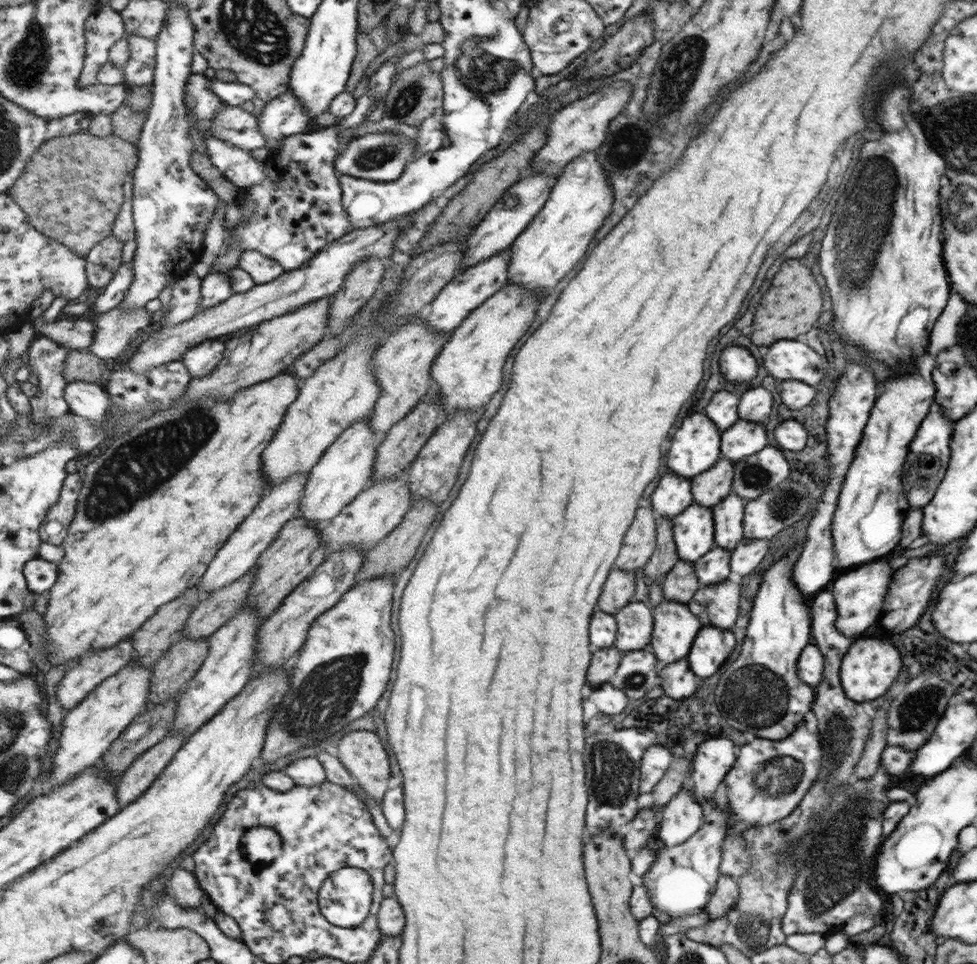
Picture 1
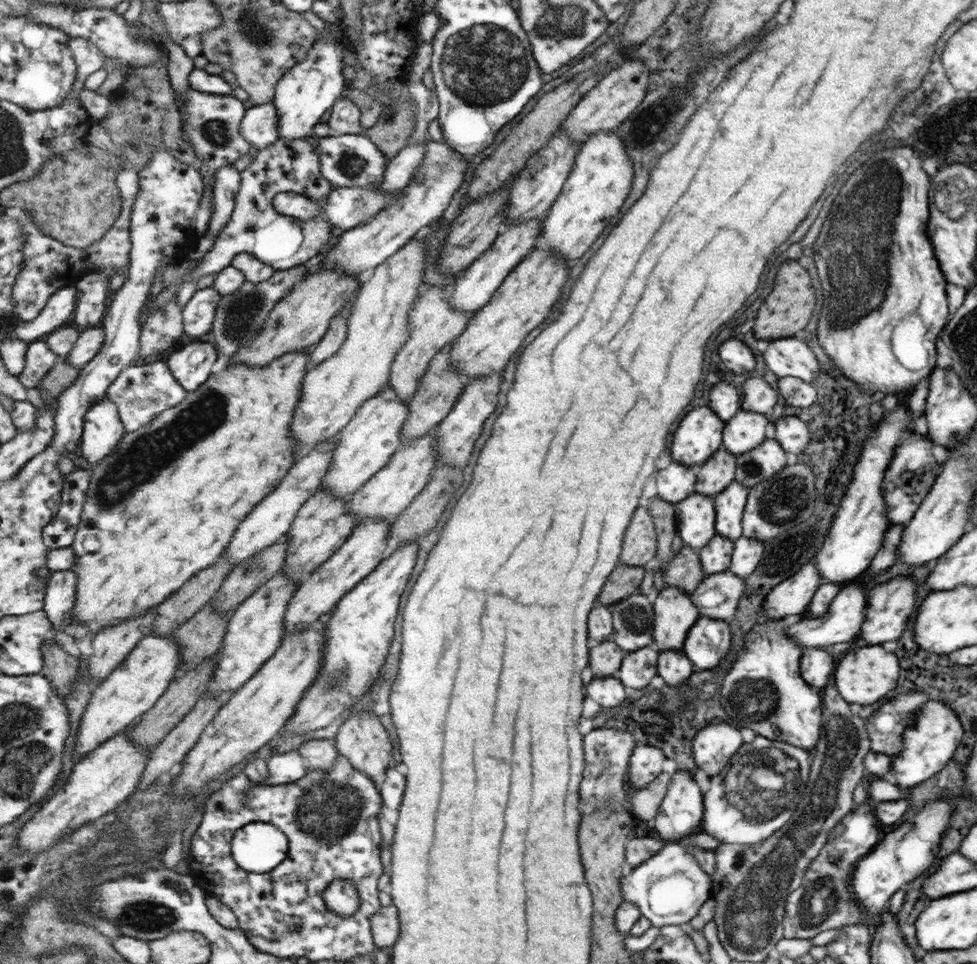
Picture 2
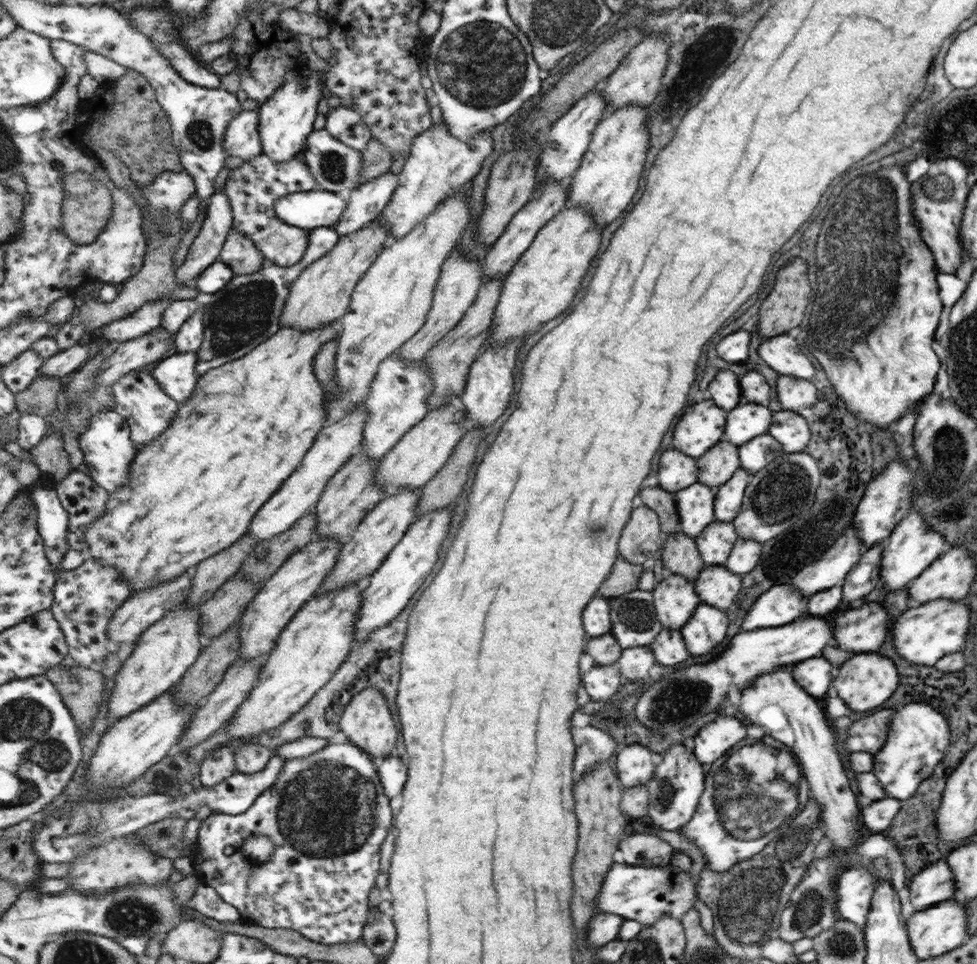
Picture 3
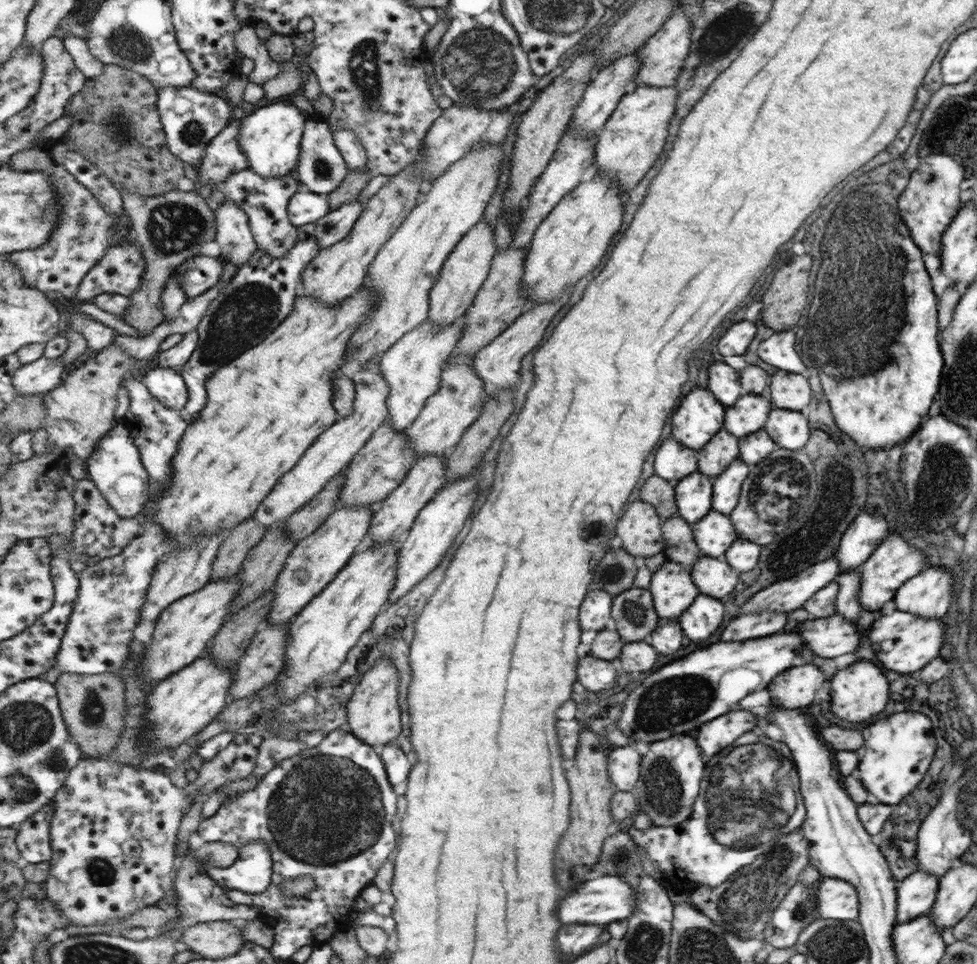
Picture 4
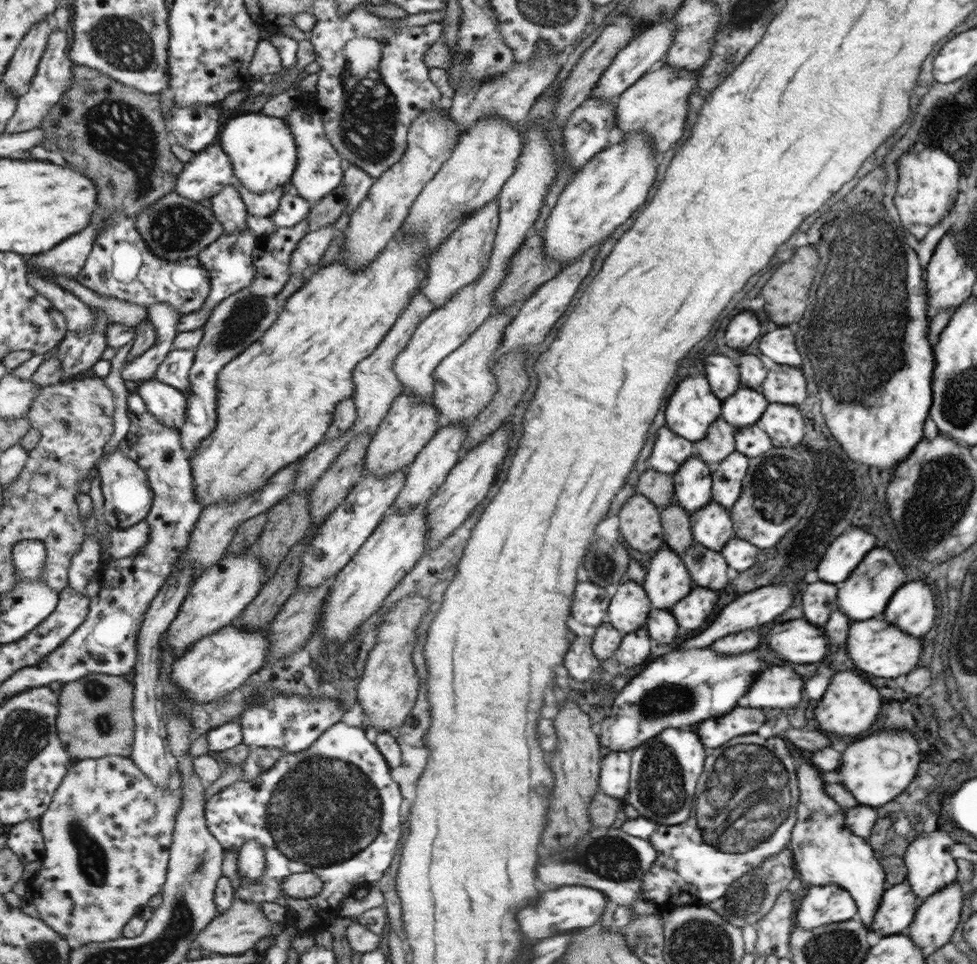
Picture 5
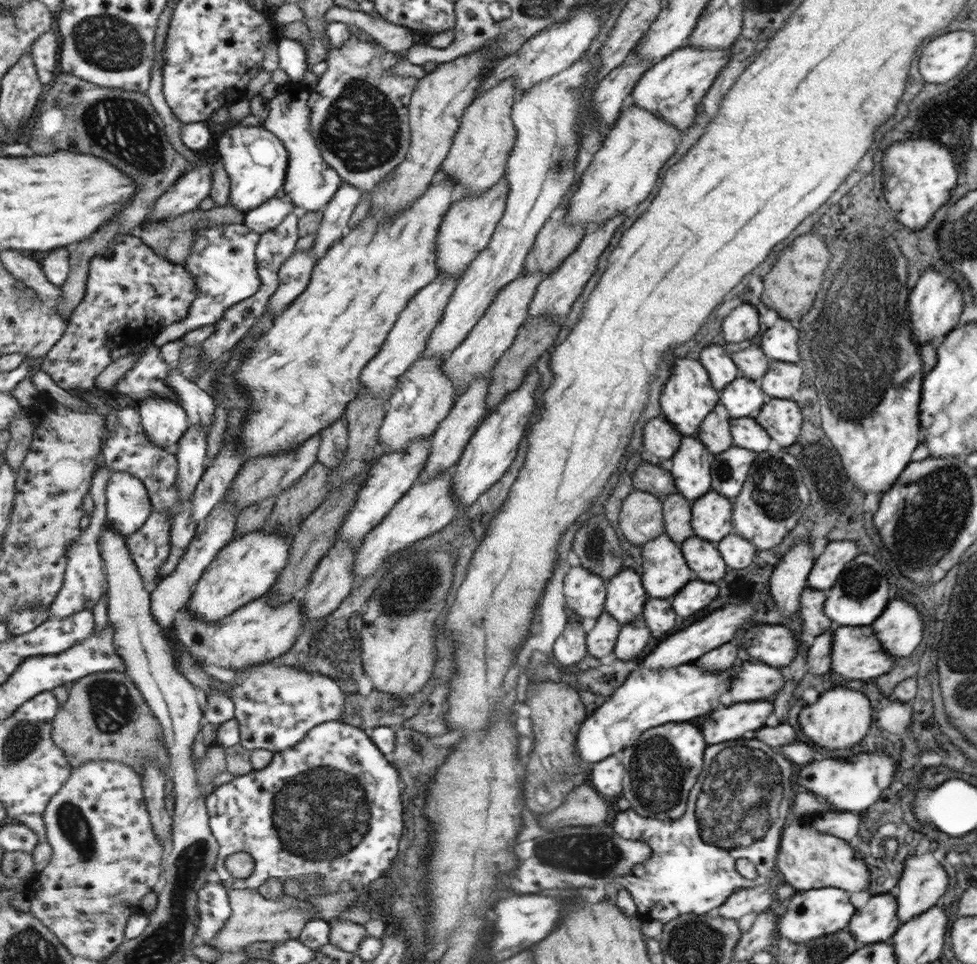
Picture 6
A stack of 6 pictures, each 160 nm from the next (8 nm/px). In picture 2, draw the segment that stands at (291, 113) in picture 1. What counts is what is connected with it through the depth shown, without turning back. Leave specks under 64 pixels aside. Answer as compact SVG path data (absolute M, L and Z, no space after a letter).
M271 102L263 105L254 104L246 110L240 130L249 144L263 151L281 137L280 126L280 113L275 103Z

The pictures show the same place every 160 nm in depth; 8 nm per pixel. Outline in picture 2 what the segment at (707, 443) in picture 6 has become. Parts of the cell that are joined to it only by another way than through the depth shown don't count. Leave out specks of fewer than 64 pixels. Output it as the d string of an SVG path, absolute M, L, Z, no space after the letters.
M723 448L709 460L709 464L699 465L695 492L713 498L735 480L735 472L736 456Z

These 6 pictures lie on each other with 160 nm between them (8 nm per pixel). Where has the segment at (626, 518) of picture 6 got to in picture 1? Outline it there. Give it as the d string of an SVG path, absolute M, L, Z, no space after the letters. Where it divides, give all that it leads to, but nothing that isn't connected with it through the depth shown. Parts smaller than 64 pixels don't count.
M637 508L637 520L633 520L633 528L628 528L629 536L625 536L625 548L621 548L617 570L644 568L643 564L648 562L653 548L656 548L655 523L651 508Z

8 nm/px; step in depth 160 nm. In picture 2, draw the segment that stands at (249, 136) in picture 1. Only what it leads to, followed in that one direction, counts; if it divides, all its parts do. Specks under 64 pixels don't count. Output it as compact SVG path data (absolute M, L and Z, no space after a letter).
M191 89L185 92L185 111L187 111L187 128L185 135L190 138L194 152L197 157L195 167L200 170L204 177L203 203L197 211L196 222L193 224L198 235L205 236L212 219L212 190L210 180L216 178L219 169L227 165L232 165L235 160L239 160L244 154L251 152L252 144L249 144L245 137L241 135L241 122L245 118L245 104L233 96L217 96L203 93Z

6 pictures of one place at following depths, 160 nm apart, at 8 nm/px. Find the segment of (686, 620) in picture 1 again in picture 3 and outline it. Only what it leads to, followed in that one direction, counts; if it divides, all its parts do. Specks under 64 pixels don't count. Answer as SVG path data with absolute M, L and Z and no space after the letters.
M665 573L652 592L655 614L663 629L679 631L701 603L692 582L673 573Z

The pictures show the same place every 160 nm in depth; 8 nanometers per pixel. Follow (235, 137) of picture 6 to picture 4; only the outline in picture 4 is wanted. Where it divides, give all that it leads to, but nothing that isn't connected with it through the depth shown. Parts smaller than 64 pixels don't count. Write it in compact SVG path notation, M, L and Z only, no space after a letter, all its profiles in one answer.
M287 101L265 105L245 117L241 124L240 144L249 158L249 168L261 176L281 177L295 172L301 159L308 118L297 105Z

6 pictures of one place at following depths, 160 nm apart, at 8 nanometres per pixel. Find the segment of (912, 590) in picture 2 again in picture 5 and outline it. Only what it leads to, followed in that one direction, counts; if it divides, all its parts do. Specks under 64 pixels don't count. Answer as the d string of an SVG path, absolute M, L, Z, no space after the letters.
M805 619L789 620L767 630L769 636L765 636L765 644L767 644L769 650L781 660L795 662L795 664L819 662L832 652L832 650L829 649L828 634L825 634L823 630L821 626L812 624Z

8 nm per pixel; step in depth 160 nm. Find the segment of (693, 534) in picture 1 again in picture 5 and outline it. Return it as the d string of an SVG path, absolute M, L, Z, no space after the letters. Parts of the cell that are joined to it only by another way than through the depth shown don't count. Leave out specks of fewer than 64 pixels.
M691 456L672 475L673 484L677 484L677 505L681 505L687 512L695 512L709 503L712 478L709 478L709 470L700 457Z

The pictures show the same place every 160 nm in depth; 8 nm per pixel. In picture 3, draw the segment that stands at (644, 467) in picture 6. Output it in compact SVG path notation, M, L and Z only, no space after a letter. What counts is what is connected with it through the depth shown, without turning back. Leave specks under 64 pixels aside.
M659 486L641 489L639 499L642 503L660 517L661 532L668 537L677 528L677 510L673 504L673 496Z

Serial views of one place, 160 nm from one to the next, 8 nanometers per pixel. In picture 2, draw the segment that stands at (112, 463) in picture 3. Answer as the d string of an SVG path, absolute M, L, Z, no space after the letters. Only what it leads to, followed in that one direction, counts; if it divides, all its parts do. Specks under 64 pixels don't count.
M108 397L98 400L85 415L80 452L91 468L111 456L127 433L117 405Z

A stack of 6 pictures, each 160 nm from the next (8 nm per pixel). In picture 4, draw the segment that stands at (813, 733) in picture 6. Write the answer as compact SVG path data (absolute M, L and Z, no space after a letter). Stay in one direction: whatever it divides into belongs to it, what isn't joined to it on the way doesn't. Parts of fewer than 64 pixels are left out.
M857 662L836 671L829 681L830 708L829 710L845 723L863 722L881 712L889 700L887 680L881 674L881 668L871 662Z

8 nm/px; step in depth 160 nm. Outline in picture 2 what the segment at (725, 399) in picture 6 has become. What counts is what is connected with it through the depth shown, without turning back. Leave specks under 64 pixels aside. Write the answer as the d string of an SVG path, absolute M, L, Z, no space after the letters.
M742 408L725 421L722 444L735 456L752 449L765 439L765 426L771 420L767 415L755 414Z

